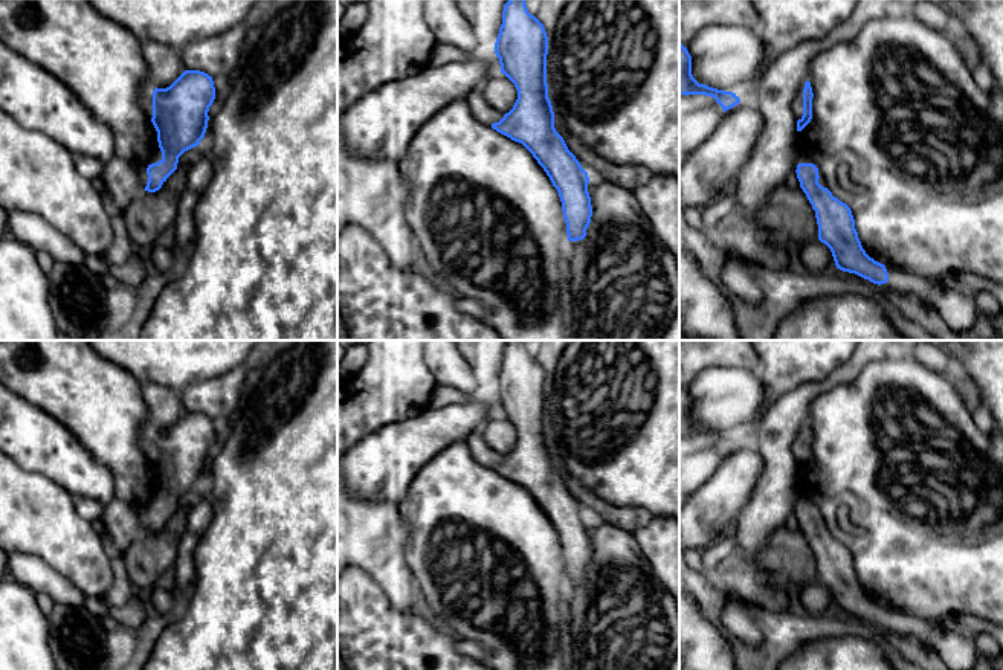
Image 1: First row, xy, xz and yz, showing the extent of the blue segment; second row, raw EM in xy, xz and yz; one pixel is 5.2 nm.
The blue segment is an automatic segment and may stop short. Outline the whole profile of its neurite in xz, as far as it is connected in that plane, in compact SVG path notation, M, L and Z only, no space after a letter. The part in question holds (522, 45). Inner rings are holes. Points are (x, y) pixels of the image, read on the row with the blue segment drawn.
M508 0L504 5L495 53L499 58L501 73L514 84L518 99L513 108L502 114L487 104L481 89L475 89L467 96L472 114L498 133L522 143L533 154L559 192L568 241L583 240L592 217L588 192L589 177L554 128L554 111L548 98L547 84L548 37L543 24L528 12L525 0Z

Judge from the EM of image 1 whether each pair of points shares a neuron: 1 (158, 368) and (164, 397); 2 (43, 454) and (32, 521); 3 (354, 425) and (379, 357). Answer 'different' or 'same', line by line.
1: different
2: different
3: same

